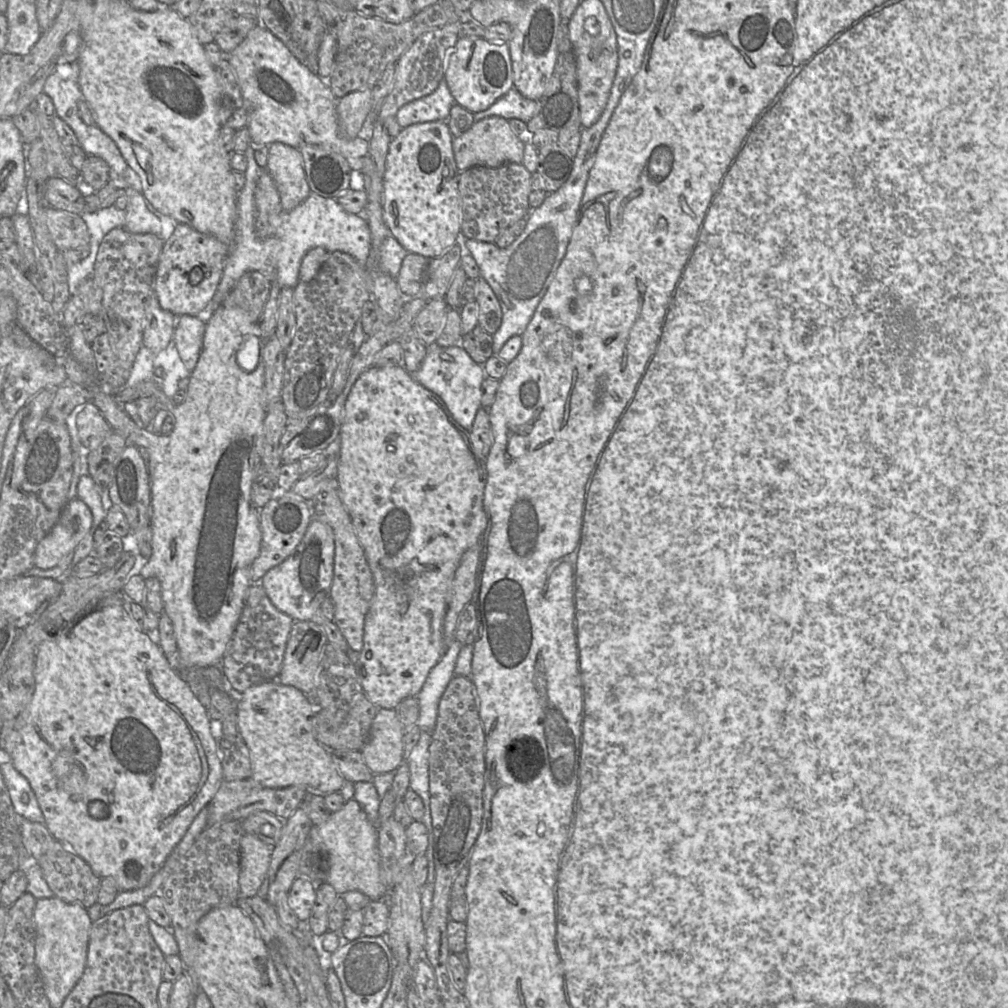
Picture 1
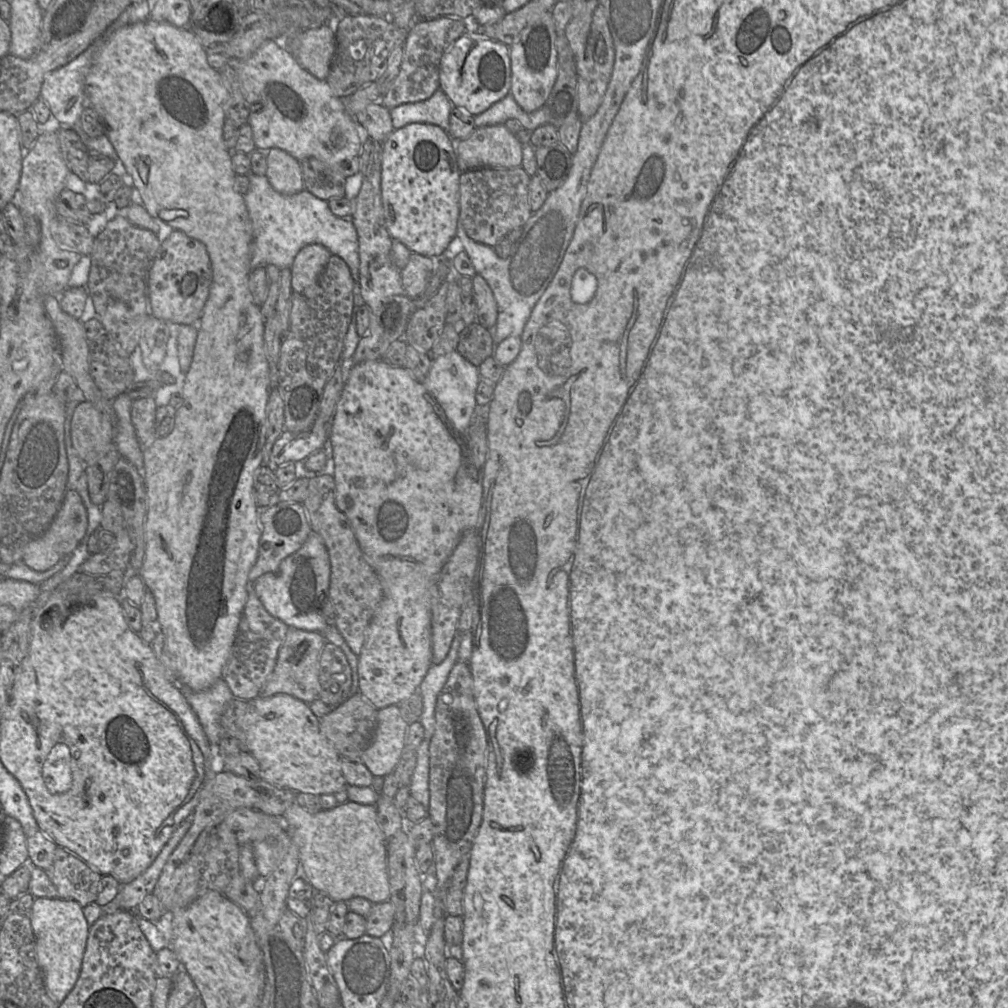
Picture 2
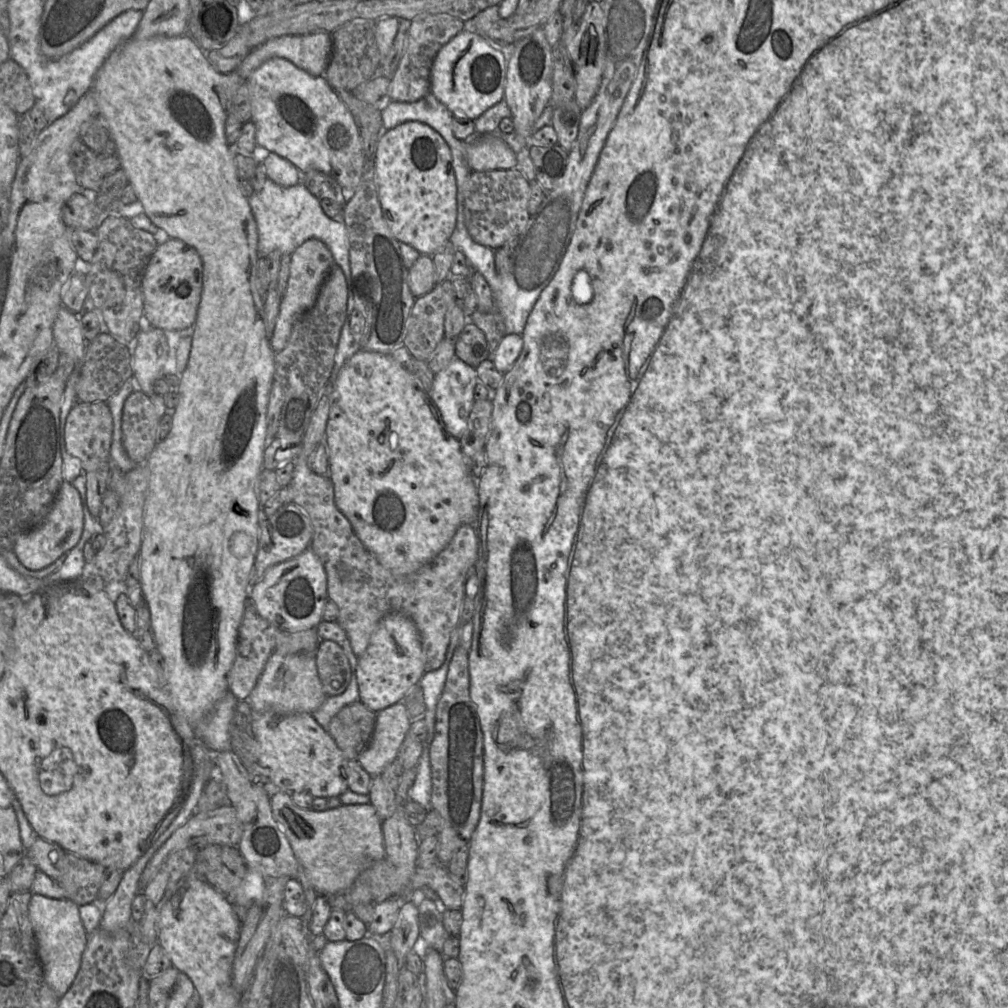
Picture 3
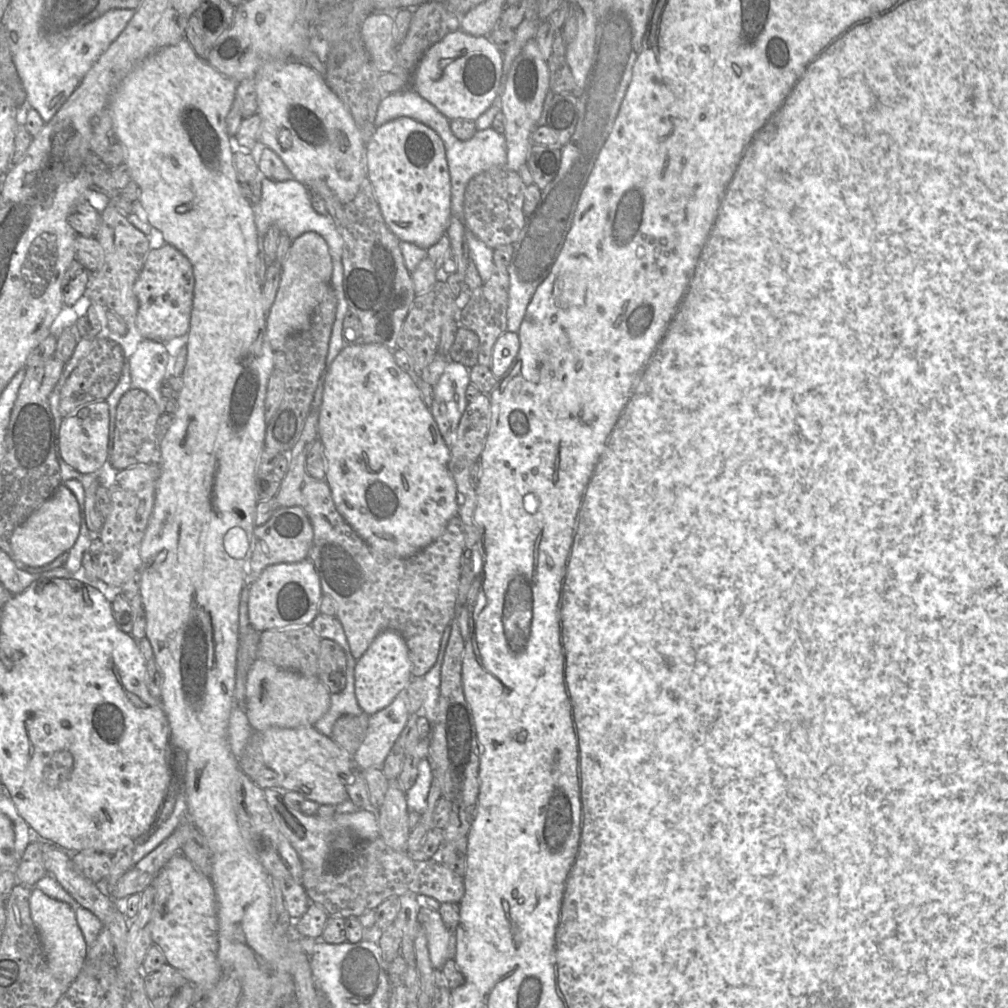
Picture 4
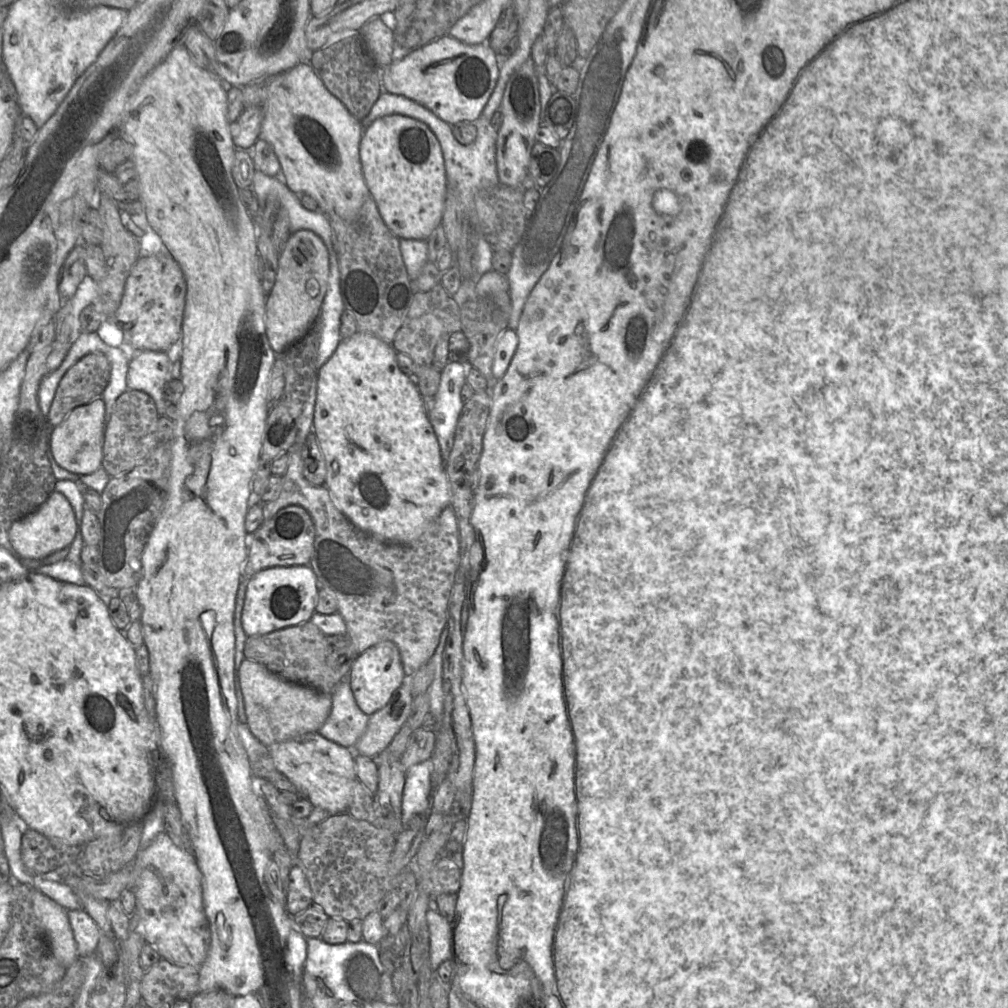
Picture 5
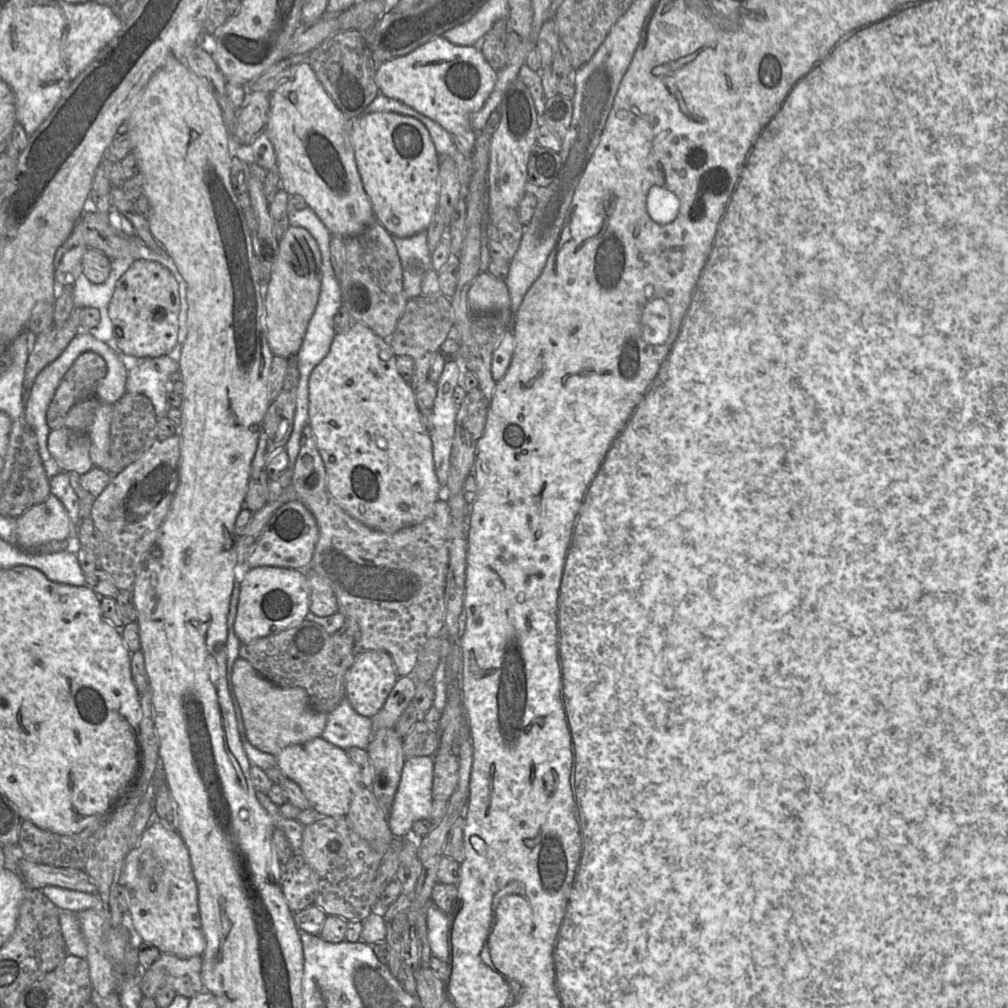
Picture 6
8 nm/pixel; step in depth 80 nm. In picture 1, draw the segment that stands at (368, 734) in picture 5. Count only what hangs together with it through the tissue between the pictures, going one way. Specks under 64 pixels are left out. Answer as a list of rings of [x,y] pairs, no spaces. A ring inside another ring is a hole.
[[[378,709],[368,740],[361,750],[366,765],[374,775],[395,772],[405,761],[405,733],[396,709]]]

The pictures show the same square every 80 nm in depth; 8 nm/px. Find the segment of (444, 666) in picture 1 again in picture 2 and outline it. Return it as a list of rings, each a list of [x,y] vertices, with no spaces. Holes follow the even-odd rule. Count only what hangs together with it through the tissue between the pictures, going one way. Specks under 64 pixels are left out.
[[[456,633],[446,658],[441,663],[430,666],[419,686],[419,692],[423,700],[423,713],[420,722],[424,727],[424,738],[428,740],[432,739],[435,732],[438,695],[445,686],[453,666],[459,660],[458,650],[461,635]]]

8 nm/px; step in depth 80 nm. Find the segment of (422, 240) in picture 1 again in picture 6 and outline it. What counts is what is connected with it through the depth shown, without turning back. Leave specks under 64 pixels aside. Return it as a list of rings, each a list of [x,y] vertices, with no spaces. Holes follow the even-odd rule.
[[[373,112],[361,114],[356,118],[349,119],[352,120],[350,136],[354,148],[356,165],[364,190],[371,202],[375,218],[392,236],[411,237],[419,232],[426,231],[439,203],[439,155],[425,125],[413,117],[404,116],[393,112]]]

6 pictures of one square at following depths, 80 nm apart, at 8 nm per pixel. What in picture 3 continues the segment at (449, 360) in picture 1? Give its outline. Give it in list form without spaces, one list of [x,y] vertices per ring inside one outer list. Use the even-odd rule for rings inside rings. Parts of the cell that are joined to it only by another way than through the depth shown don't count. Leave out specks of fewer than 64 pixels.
[[[454,356],[446,368],[434,375],[428,391],[446,430],[457,439],[467,430],[477,382],[476,369]]]

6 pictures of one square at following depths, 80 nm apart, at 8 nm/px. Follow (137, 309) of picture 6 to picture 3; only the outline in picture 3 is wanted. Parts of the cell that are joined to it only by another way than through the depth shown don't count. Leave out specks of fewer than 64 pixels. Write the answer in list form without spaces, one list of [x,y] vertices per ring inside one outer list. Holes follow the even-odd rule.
[[[179,239],[158,245],[145,267],[141,289],[144,322],[166,331],[191,330],[196,320],[203,287],[203,263],[198,252]]]

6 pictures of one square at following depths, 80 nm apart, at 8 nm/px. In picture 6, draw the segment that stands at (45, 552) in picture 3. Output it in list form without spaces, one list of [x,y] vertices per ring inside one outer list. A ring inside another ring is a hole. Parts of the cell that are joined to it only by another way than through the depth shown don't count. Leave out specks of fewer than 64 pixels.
[[[49,495],[16,519],[17,545],[31,550],[51,541],[64,541],[71,536],[71,520],[62,502]]]

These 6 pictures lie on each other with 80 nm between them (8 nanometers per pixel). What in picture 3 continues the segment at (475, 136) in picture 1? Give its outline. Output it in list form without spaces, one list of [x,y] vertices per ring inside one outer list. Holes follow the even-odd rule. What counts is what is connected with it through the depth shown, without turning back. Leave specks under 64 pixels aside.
[[[481,135],[466,143],[465,159],[472,171],[513,169],[517,166],[517,154],[502,139]]]

